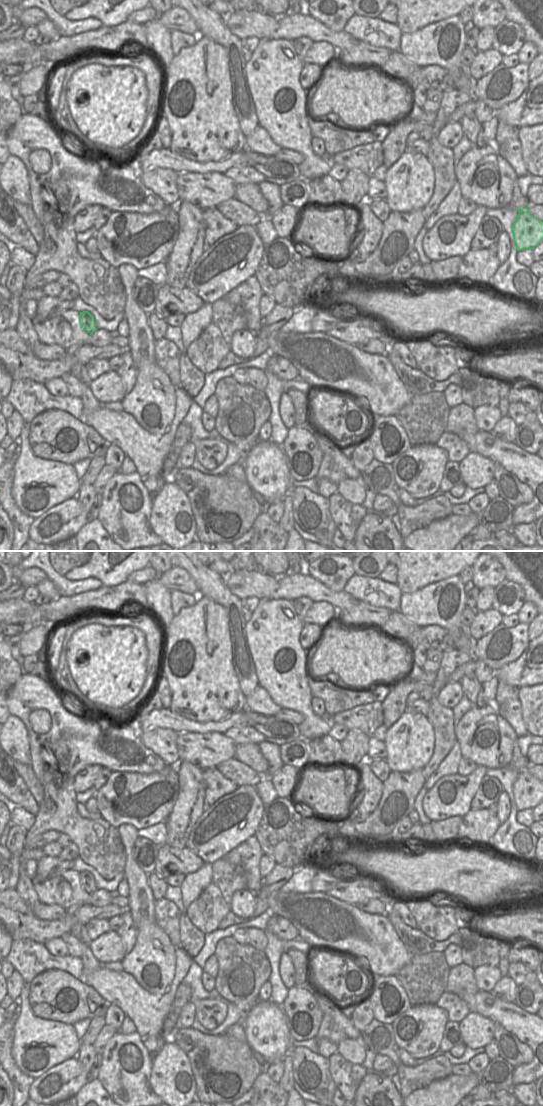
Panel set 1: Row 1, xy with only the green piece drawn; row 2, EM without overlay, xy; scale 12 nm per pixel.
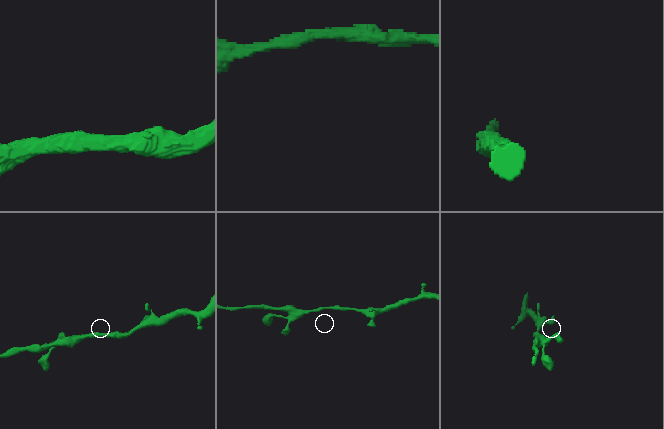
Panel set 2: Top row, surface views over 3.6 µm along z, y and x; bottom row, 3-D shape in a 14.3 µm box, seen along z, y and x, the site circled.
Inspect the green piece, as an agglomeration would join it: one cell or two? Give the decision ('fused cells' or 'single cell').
single cell

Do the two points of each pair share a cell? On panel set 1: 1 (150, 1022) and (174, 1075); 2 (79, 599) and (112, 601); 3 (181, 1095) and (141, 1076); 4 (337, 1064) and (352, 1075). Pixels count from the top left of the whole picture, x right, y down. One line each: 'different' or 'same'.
1: different
2: same
3: different
4: same

